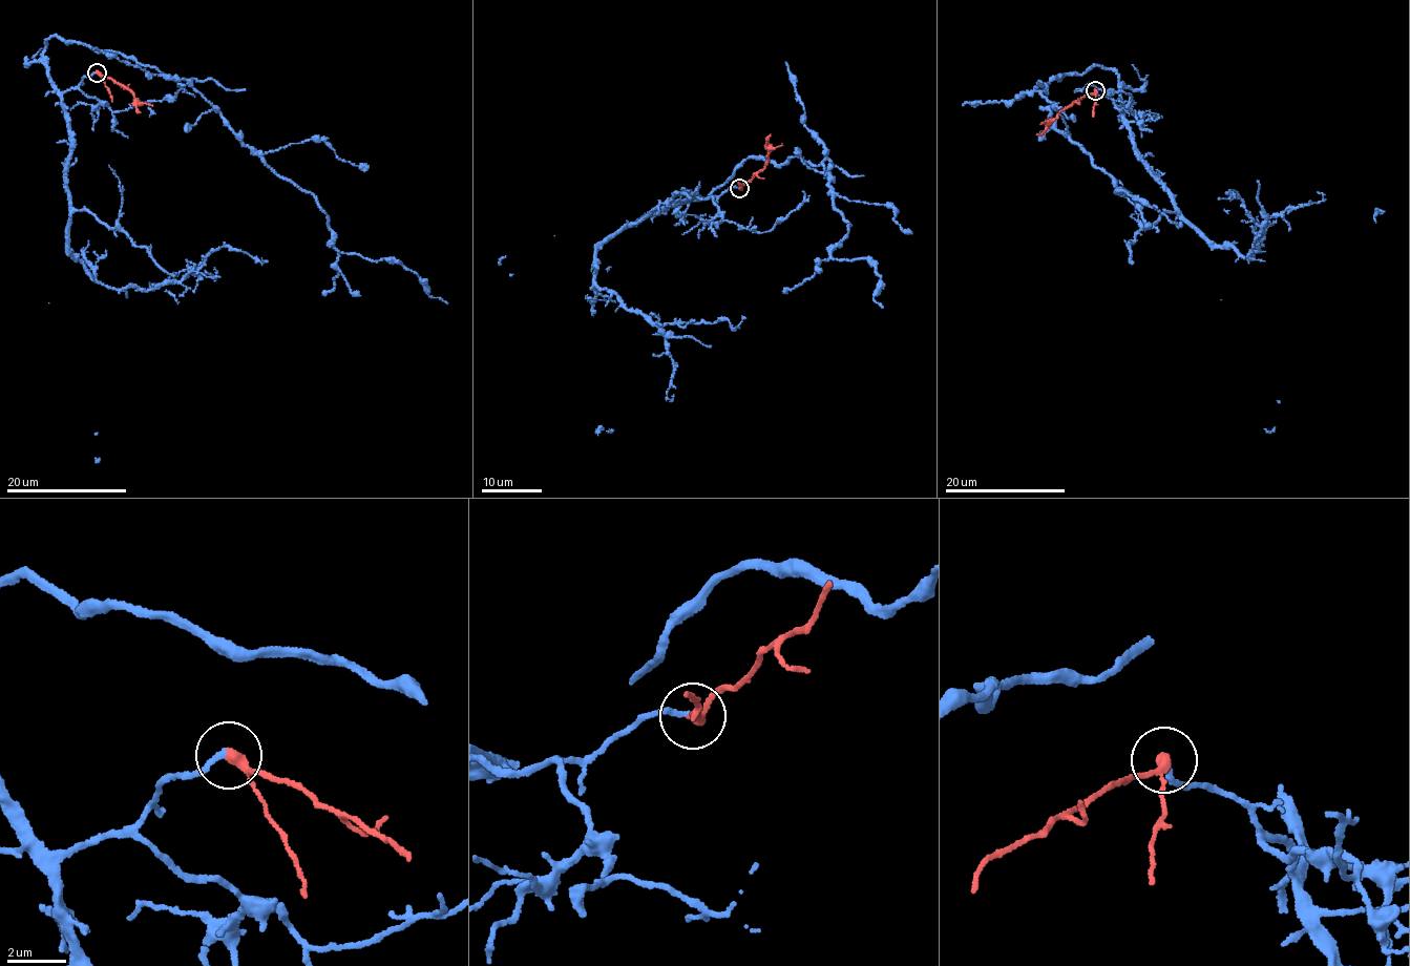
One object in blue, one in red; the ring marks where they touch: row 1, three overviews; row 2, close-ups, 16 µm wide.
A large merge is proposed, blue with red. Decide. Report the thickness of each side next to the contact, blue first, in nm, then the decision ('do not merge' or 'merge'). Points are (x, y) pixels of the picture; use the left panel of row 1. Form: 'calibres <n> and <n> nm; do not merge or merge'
calibres 200 and 280 nm; merge

